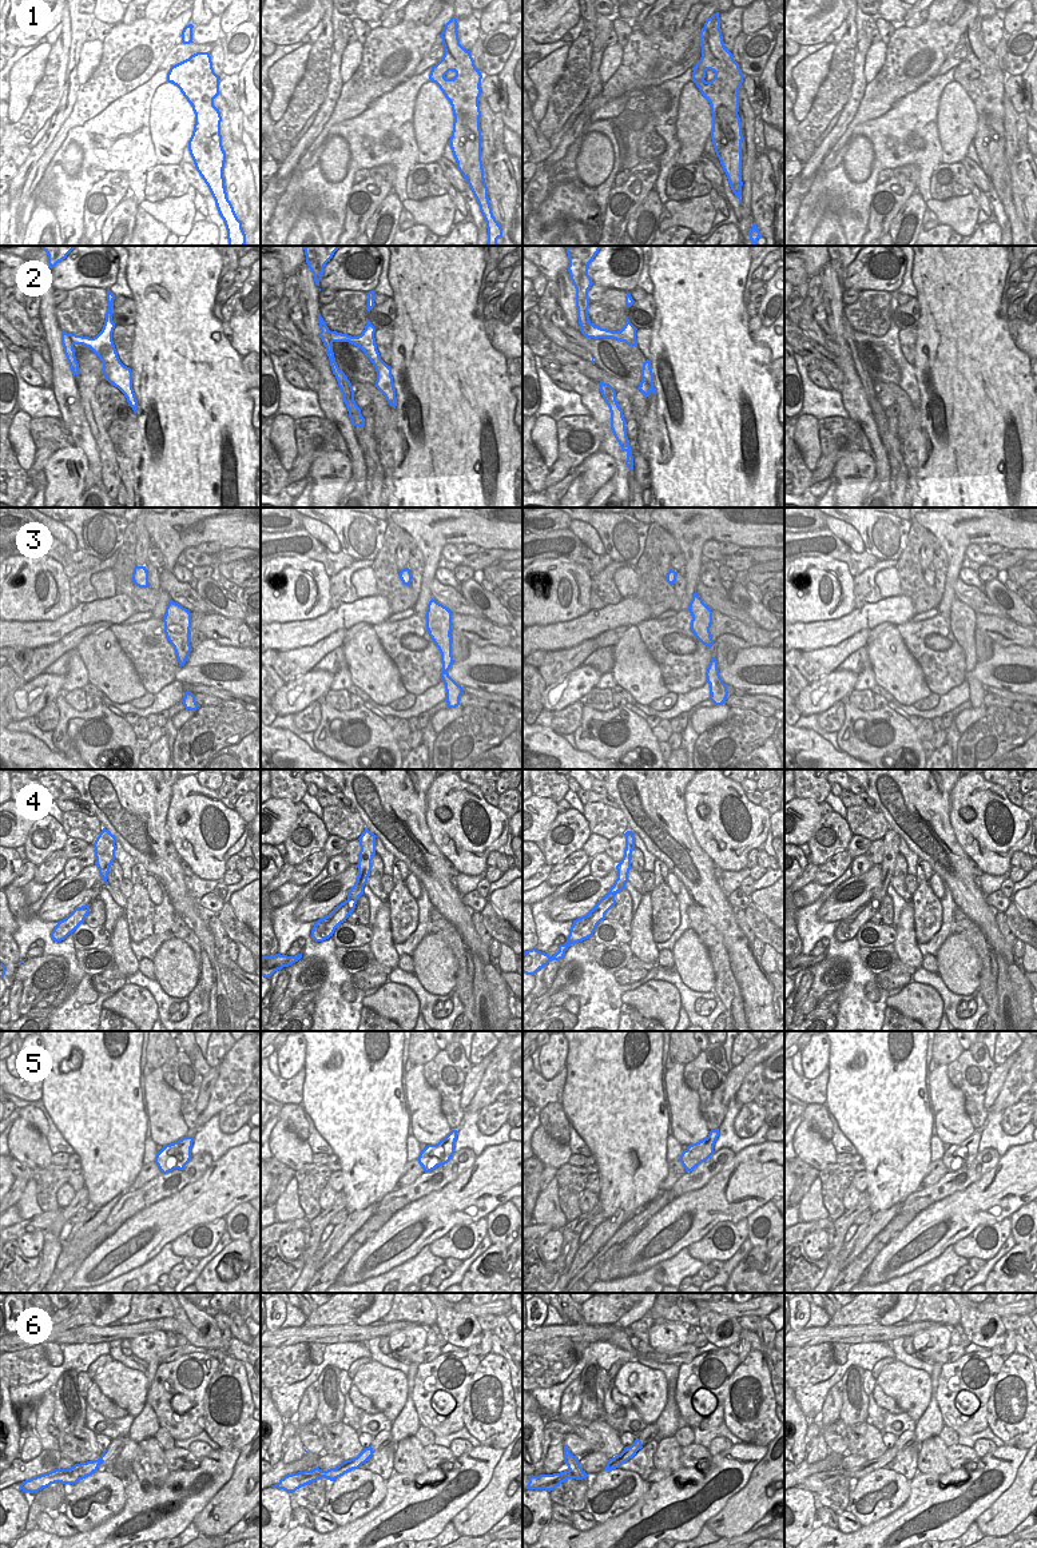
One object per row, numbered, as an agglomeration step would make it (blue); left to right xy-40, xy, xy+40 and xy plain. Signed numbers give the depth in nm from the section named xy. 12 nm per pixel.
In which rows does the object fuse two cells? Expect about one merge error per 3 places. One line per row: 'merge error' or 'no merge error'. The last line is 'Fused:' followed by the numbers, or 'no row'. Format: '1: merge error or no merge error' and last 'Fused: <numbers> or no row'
1: merge error
2: merge error
3: no merge error
4: no merge error
5: no merge error
6: merge error
Fused: 1, 2, 6

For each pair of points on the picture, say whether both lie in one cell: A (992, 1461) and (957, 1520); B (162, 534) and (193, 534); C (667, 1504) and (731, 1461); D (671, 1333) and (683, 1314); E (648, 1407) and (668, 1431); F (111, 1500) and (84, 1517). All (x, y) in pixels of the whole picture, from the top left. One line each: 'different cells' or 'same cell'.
A: same cell
B: same cell
C: same cell
D: different cells
E: different cells
F: same cell

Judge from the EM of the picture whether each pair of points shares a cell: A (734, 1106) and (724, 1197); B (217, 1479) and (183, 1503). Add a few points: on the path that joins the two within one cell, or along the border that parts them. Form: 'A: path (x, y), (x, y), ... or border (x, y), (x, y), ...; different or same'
A: border (765, 1141), (757, 1145), (747, 1145), (735, 1154); different
B: path (209, 1483), (199, 1492), (191, 1495); same

